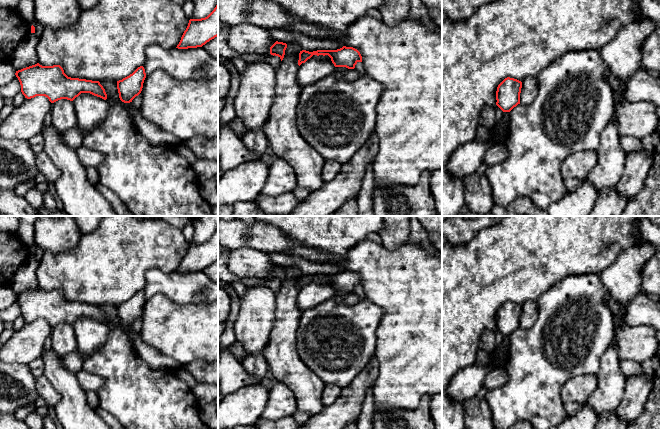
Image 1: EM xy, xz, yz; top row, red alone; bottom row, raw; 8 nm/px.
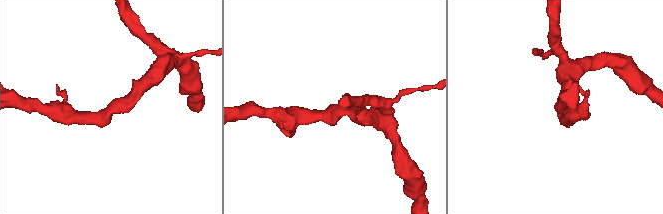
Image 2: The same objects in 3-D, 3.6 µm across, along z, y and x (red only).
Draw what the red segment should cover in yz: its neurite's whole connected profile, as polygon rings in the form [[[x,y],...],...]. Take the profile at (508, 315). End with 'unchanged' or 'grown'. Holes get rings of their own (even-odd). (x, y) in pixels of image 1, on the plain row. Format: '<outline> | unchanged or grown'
[[[510,301],[505,302],[497,311],[496,329],[503,336],[510,336],[520,328],[521,312],[521,305]]] | unchanged

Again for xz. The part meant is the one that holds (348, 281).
[[[343,270],[337,274],[317,274],[313,276],[302,274],[299,277],[298,289],[305,287],[313,279],[328,279],[335,291],[346,291],[348,293],[354,293],[358,286],[362,286],[362,280],[357,273]]] | unchanged

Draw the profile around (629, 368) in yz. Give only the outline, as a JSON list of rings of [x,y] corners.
[[[633,360],[621,361],[620,368],[626,379],[640,376],[643,373],[641,364]]]

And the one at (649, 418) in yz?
[[[660,357],[653,374],[653,387],[637,419],[626,429],[660,429]]]

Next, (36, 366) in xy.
[[[41,357],[30,362],[28,367],[36,378],[44,375],[44,361]]]

